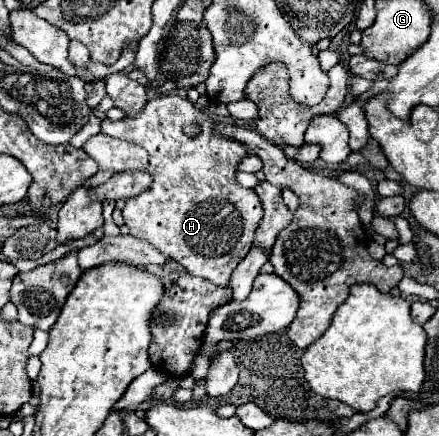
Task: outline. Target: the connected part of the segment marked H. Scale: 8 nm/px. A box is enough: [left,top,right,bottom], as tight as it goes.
[102,94,264,286]

